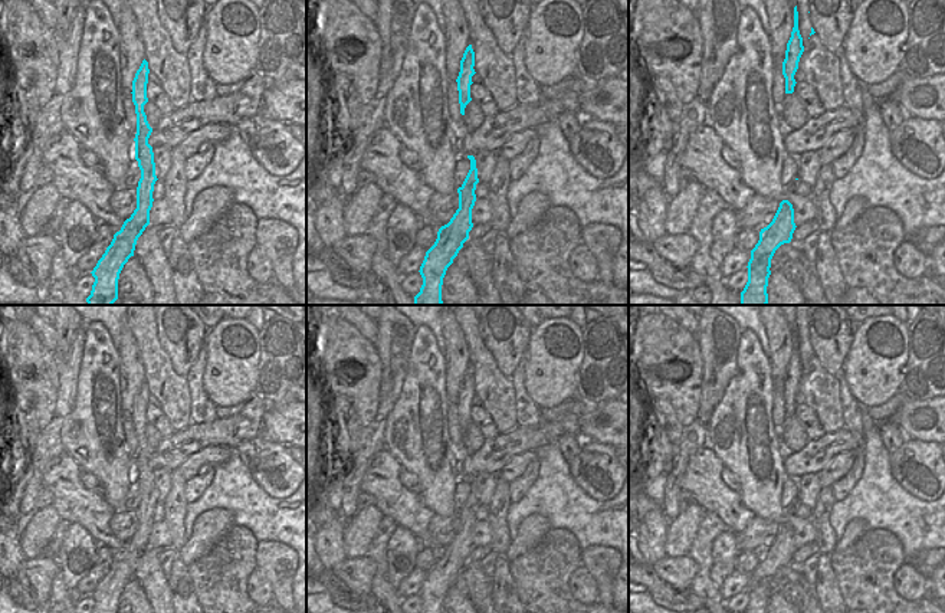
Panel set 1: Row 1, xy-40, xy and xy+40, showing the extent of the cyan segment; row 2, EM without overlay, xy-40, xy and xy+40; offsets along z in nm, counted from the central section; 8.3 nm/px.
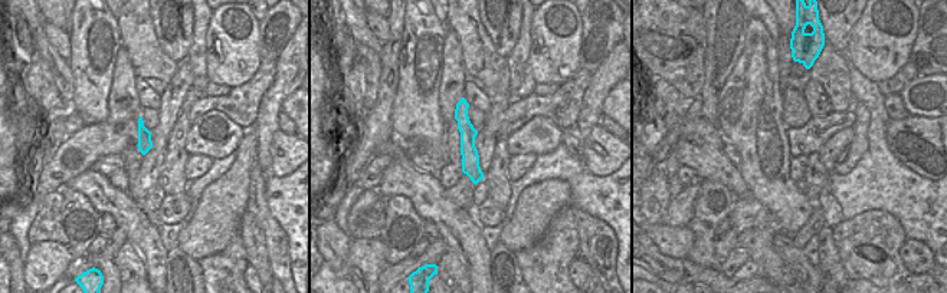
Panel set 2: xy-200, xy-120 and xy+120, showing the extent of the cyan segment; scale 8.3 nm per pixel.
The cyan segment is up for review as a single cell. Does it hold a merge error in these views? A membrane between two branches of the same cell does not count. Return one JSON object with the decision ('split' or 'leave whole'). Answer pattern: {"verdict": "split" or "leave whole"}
{"verdict": "split"}

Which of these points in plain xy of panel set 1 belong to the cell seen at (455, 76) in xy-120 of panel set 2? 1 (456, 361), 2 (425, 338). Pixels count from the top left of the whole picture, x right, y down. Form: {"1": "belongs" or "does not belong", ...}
{"1": "belongs", "2": "does not belong"}

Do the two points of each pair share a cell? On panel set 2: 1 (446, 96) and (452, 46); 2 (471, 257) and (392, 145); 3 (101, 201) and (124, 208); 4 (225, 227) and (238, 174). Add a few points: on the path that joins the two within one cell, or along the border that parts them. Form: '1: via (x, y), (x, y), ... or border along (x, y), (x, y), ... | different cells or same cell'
1: via (445, 84), (452, 76), (452, 59) | same cell
2: via (459, 230), (402, 173) | same cell
3: via (107, 201), (118, 206) | same cell
4: via (225, 214), (225, 200), (232, 187) | same cell

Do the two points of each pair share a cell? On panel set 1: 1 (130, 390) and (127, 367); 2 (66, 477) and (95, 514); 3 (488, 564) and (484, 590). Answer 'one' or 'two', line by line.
1: one
2: one
3: two

